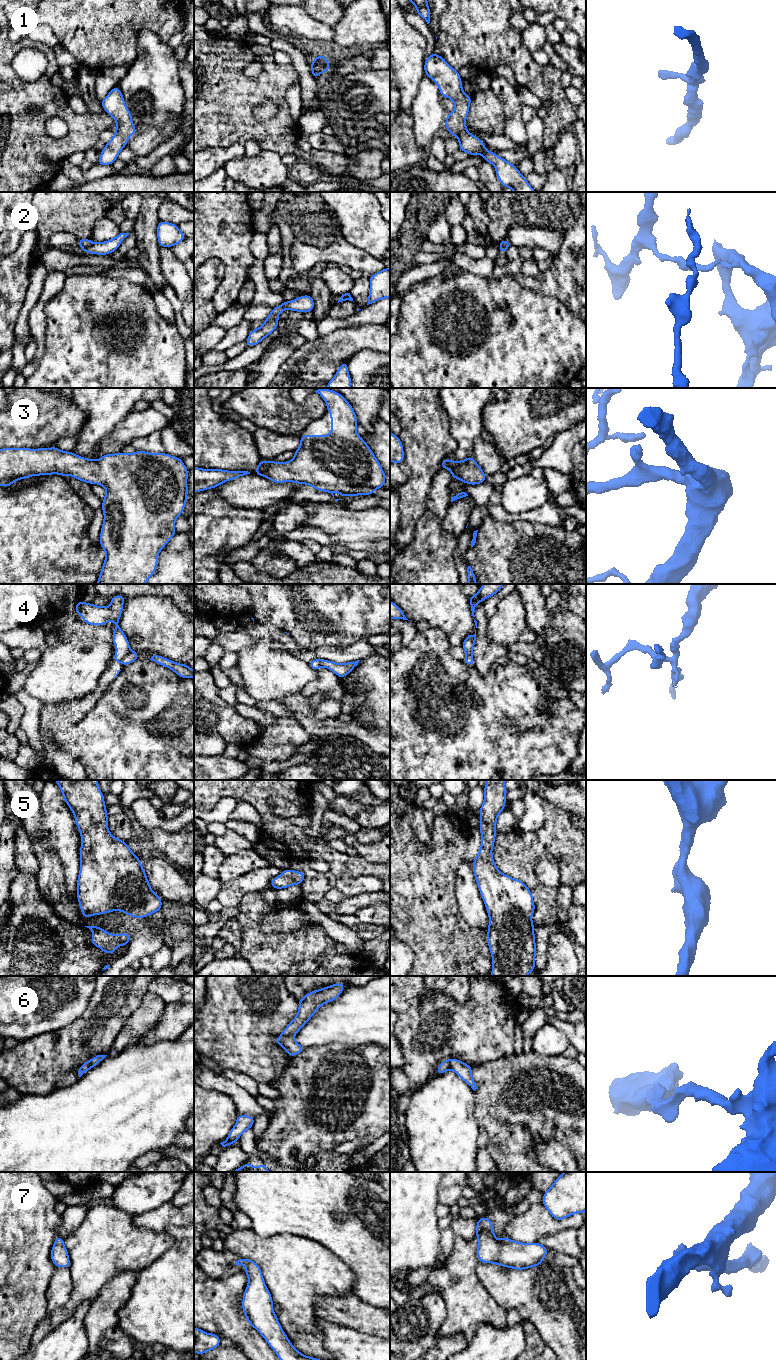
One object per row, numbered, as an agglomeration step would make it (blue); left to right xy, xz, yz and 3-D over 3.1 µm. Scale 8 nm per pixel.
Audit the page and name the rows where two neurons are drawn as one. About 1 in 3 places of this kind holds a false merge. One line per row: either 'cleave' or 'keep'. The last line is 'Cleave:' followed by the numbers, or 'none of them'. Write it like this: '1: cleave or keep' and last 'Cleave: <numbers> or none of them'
1: keep
2: cleave
3: keep
4: cleave
5: keep
6: keep
7: keep
Cleave: 2, 4

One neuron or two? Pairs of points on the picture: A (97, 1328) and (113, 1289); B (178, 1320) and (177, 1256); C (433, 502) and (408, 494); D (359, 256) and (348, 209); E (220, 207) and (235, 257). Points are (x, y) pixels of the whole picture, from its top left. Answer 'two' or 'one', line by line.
A: one
B: one
C: two
D: two
E: one

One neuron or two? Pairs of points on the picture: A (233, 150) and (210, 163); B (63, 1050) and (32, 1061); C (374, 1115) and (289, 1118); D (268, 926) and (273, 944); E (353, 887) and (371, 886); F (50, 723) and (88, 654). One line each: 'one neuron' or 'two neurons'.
A: one neuron
B: one neuron
C: one neuron
D: two neurons
E: one neuron
F: two neurons

